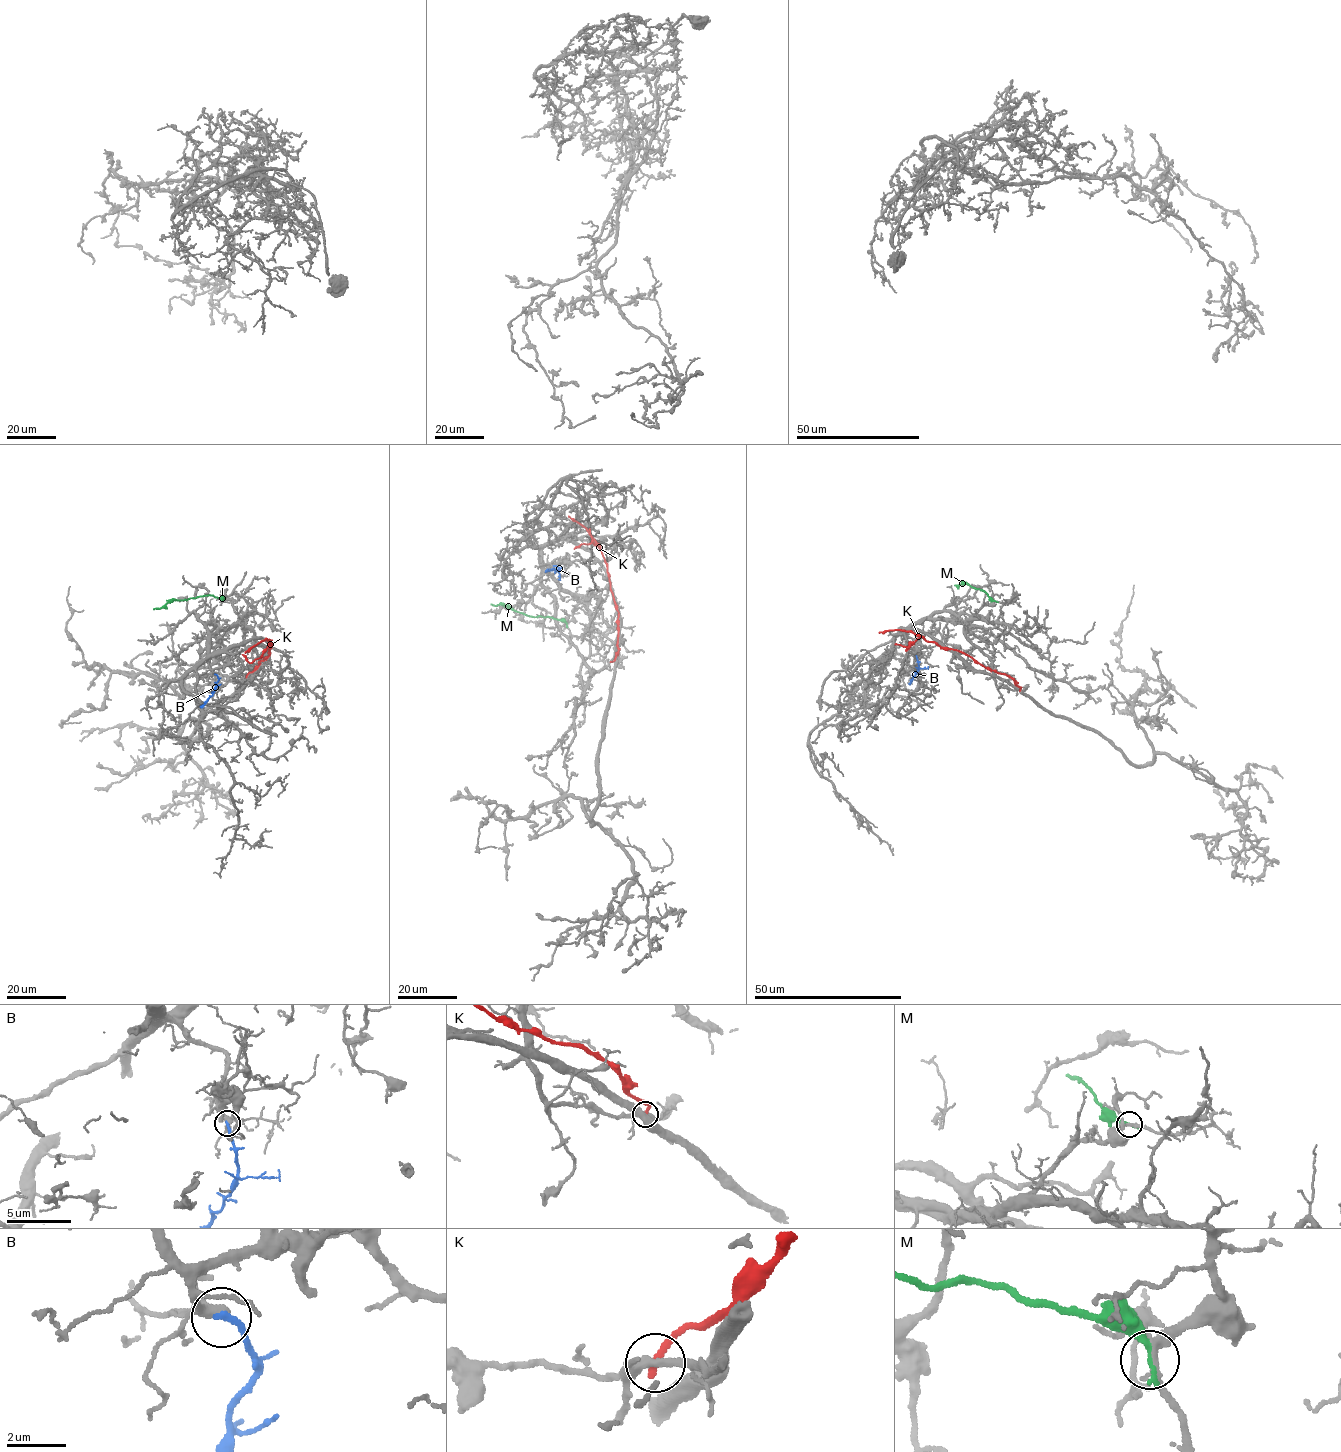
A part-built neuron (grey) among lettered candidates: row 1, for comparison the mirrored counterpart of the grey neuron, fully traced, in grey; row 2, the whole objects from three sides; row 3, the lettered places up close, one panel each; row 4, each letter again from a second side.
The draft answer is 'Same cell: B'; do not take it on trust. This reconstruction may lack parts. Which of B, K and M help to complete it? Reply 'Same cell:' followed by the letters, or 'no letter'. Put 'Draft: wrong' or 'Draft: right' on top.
Draft: right
Same cell: B

